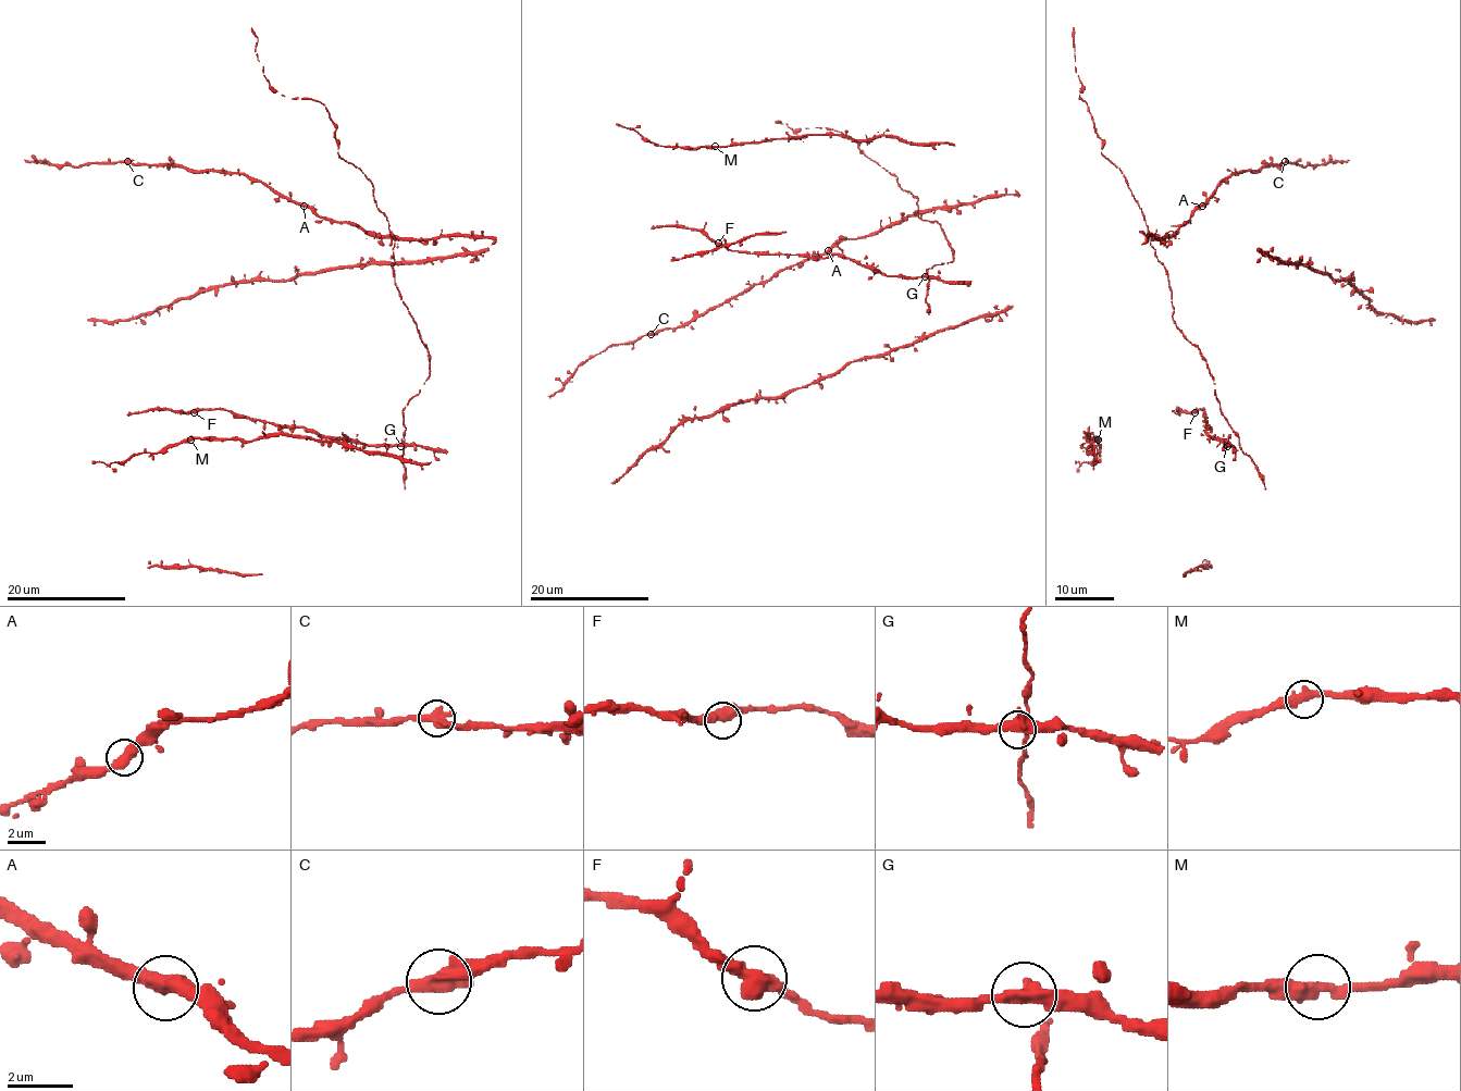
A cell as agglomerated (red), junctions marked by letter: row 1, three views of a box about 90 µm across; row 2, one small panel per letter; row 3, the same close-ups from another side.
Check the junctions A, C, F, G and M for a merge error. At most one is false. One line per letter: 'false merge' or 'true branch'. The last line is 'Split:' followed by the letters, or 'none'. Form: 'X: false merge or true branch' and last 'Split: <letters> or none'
A: true branch
C: true branch
F: true branch
G: true branch
M: true branch
Split: none

